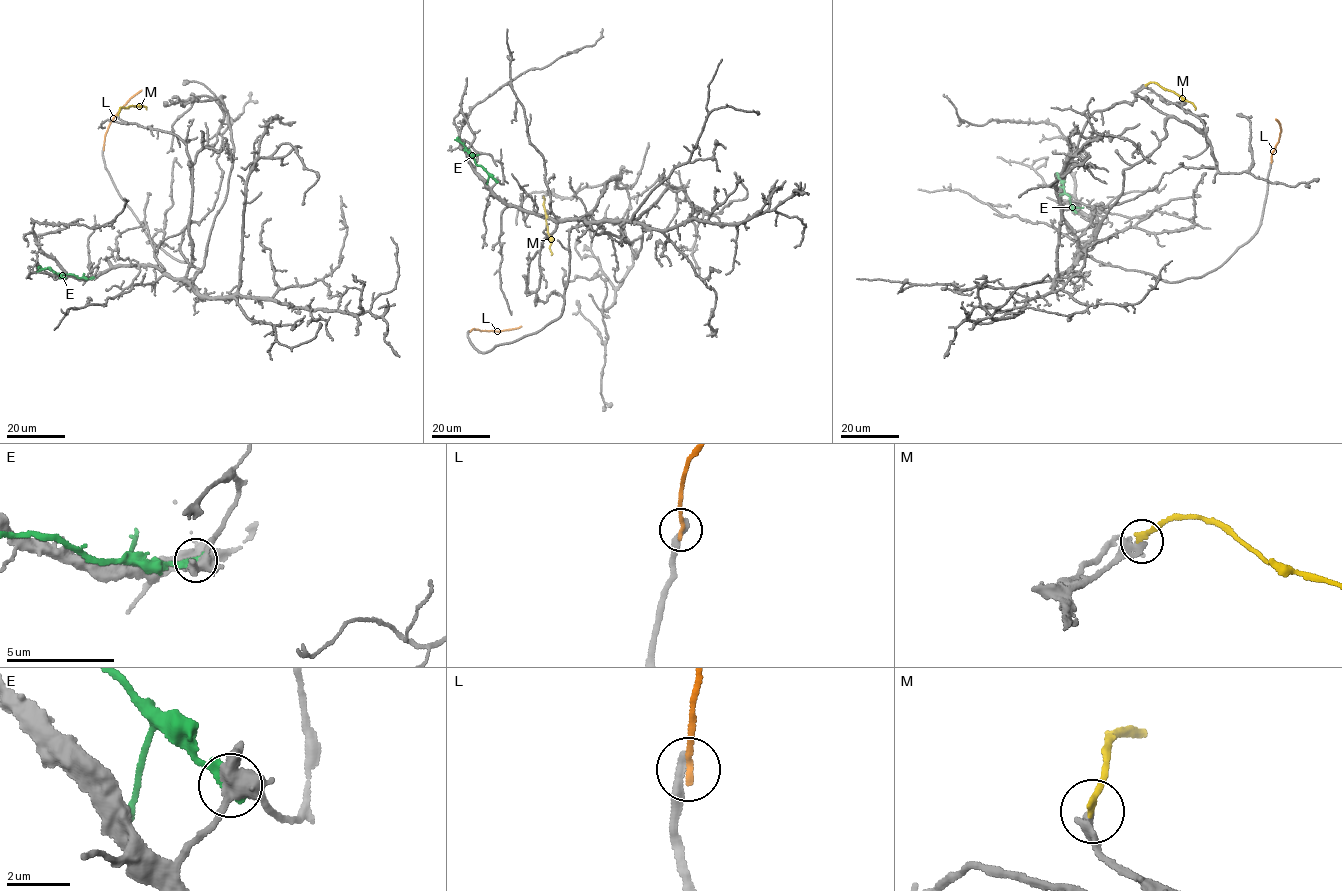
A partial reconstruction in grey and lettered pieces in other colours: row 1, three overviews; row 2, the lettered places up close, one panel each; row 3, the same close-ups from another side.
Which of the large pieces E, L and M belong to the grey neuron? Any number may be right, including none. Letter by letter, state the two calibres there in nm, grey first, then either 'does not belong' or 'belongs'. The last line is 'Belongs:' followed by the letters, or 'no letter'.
E: calibres 440 and 440 nm; does not belong
L: calibres 300 and 200 nm; does not belong
M: calibres 360 and 200 nm; belongs
Belongs: M

